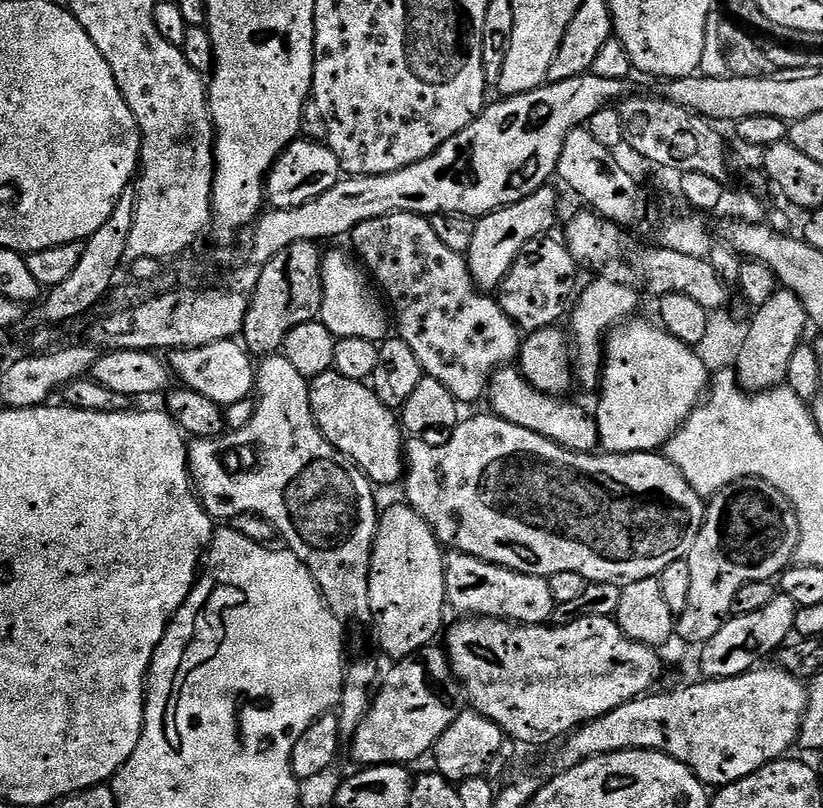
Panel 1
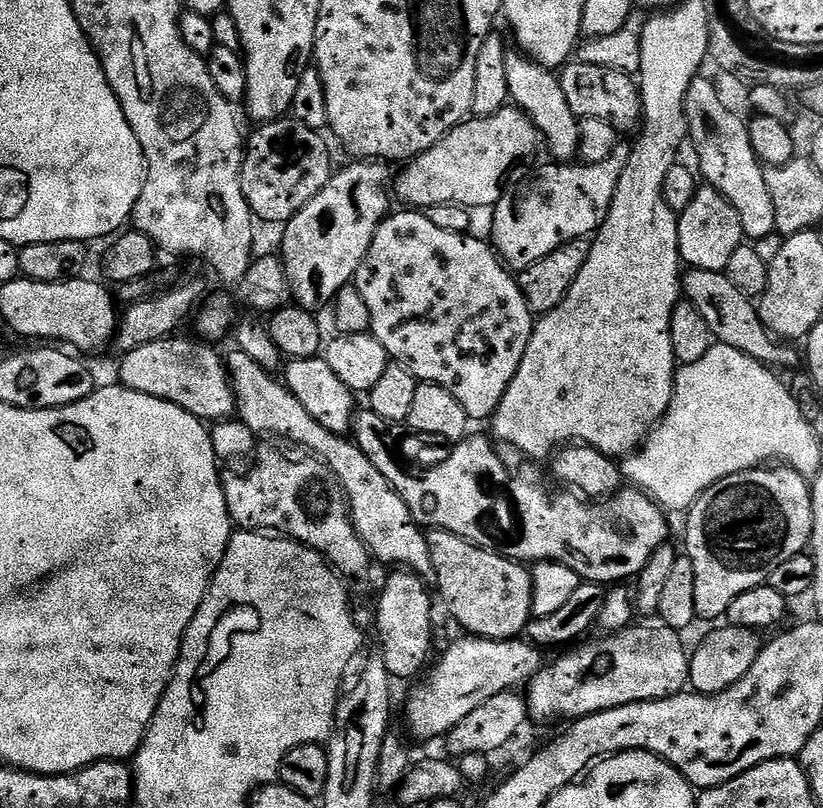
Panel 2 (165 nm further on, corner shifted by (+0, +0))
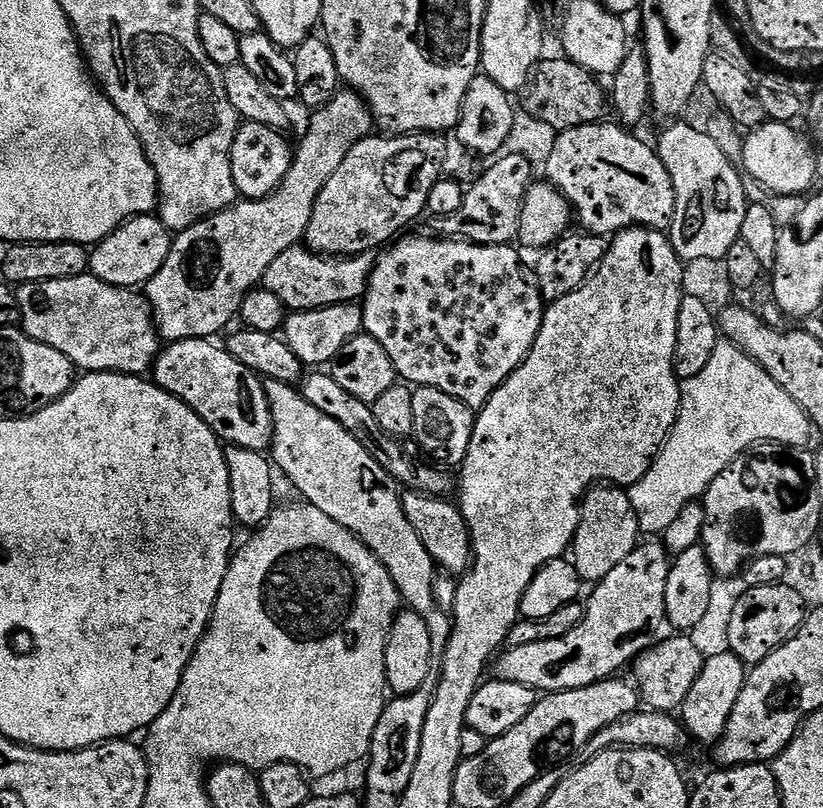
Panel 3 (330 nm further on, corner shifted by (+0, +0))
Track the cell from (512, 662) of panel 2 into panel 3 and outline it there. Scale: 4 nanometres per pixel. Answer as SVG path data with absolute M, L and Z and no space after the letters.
M663 543L637 544L624 561L618 562L593 587L596 589L592 597L584 604L582 622L570 634L501 651L494 664L495 679L522 682L522 686L530 686L538 694L547 694L578 690L615 677L619 668L627 664L629 667L636 657L651 648L657 639L656 631L665 627L666 578L670 578L671 569L670 553Z

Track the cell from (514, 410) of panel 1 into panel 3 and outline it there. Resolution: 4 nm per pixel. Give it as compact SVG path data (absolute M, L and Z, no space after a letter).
M593 486L580 502L580 521L572 540L570 559L576 565L581 581L599 582L618 566L641 543L642 533L634 506L627 491L620 486Z

